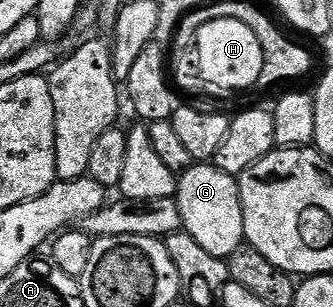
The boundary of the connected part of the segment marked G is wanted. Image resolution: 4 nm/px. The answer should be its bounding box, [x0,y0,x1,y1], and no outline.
[173,162,245,256]

